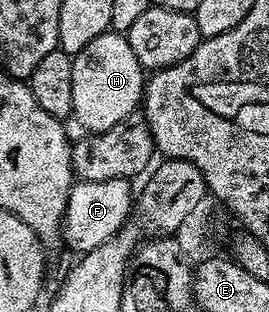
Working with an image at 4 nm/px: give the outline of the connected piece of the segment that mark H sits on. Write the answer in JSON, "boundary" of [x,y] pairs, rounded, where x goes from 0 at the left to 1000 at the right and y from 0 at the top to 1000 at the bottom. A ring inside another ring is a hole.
{"boundary":[[[398,99],[268,183],[268,381],[320,426],[368,426],[457,391],[520,343],[543,247],[472,119],[446,99]]]}

